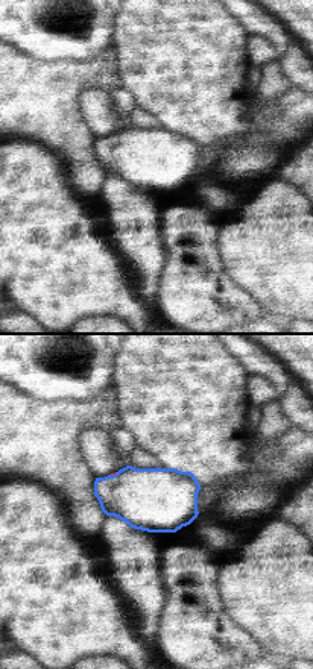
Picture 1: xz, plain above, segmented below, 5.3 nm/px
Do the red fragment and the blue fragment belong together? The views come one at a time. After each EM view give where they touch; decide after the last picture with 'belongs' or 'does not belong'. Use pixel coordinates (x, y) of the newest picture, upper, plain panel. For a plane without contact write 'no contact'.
meets red at (114, 134)

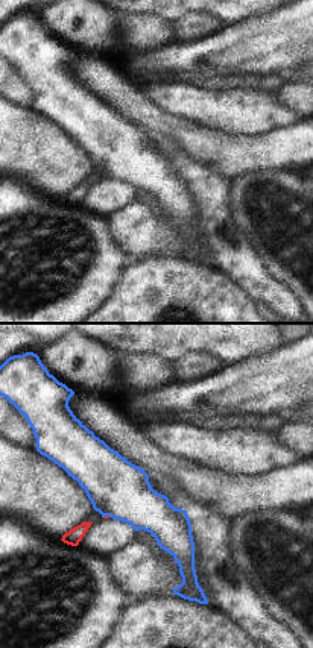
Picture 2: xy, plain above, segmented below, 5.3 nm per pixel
meets red at (107, 176)

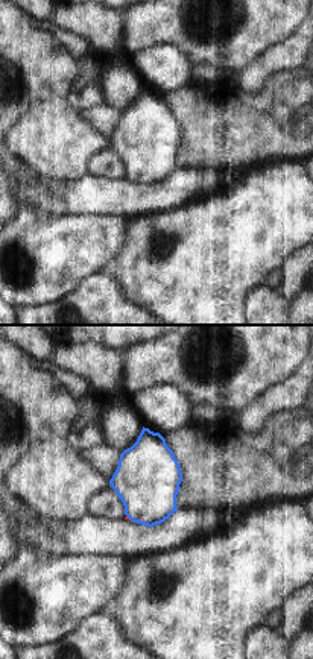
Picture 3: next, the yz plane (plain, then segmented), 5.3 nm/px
meets red at (128, 178)

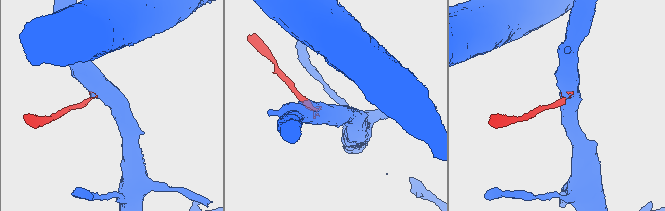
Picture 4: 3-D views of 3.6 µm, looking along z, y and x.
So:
belongs

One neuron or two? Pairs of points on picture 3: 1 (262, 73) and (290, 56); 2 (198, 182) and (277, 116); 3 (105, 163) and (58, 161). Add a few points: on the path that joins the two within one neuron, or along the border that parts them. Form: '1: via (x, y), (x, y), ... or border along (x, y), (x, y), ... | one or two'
1: via (269, 66), (283, 56) | one
2: border along (249, 164), (242, 169), (178, 169) | two
3: border along (110, 145), (88, 161), (87, 170) | two

